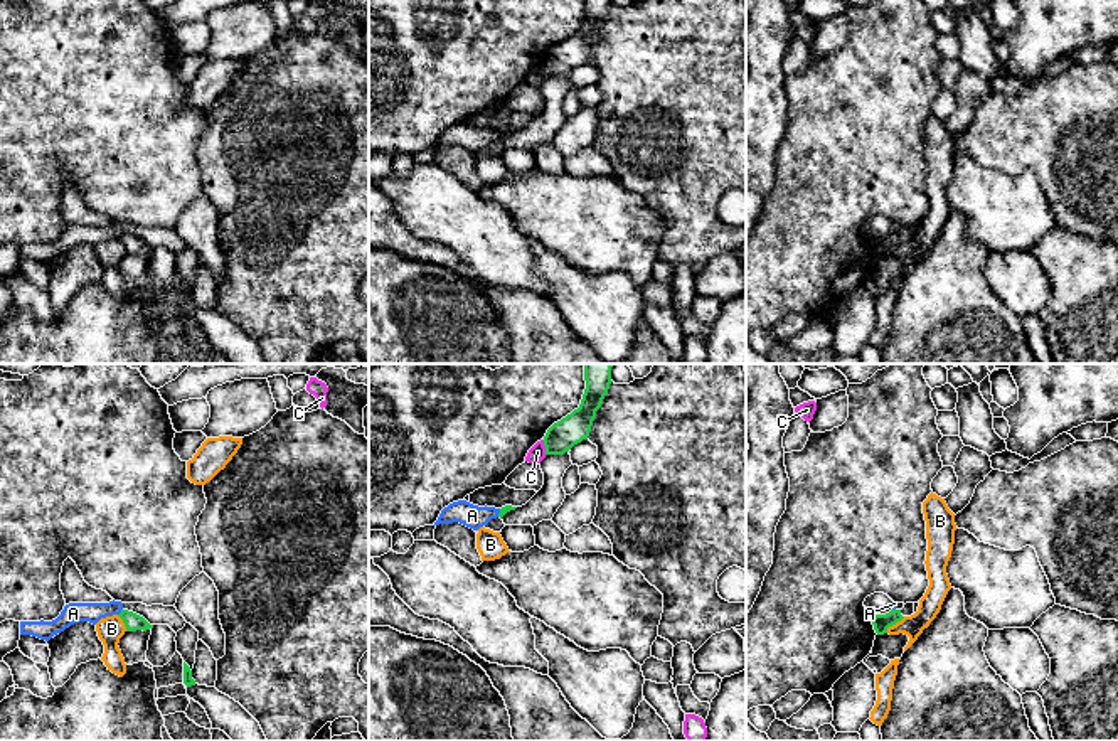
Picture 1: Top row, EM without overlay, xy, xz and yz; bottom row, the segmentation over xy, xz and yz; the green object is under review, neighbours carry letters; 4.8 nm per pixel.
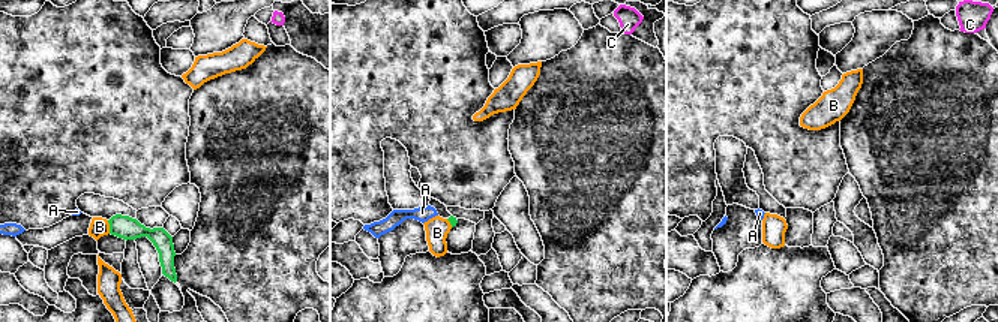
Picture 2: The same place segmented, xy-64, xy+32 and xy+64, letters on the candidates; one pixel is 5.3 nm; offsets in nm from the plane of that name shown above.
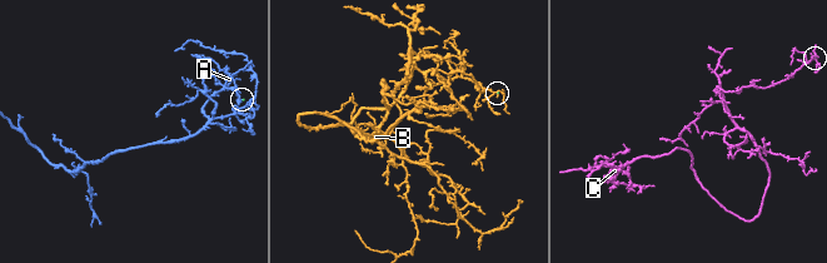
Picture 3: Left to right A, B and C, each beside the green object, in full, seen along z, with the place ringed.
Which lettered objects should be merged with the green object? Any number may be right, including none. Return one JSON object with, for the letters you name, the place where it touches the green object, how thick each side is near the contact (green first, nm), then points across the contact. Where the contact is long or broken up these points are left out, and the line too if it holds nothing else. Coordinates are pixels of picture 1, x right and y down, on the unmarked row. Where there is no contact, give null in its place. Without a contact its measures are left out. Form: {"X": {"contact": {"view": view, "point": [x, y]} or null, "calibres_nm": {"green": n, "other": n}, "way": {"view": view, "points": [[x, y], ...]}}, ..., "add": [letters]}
{"add": []}

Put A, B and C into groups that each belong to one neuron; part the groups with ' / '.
A / B / C

